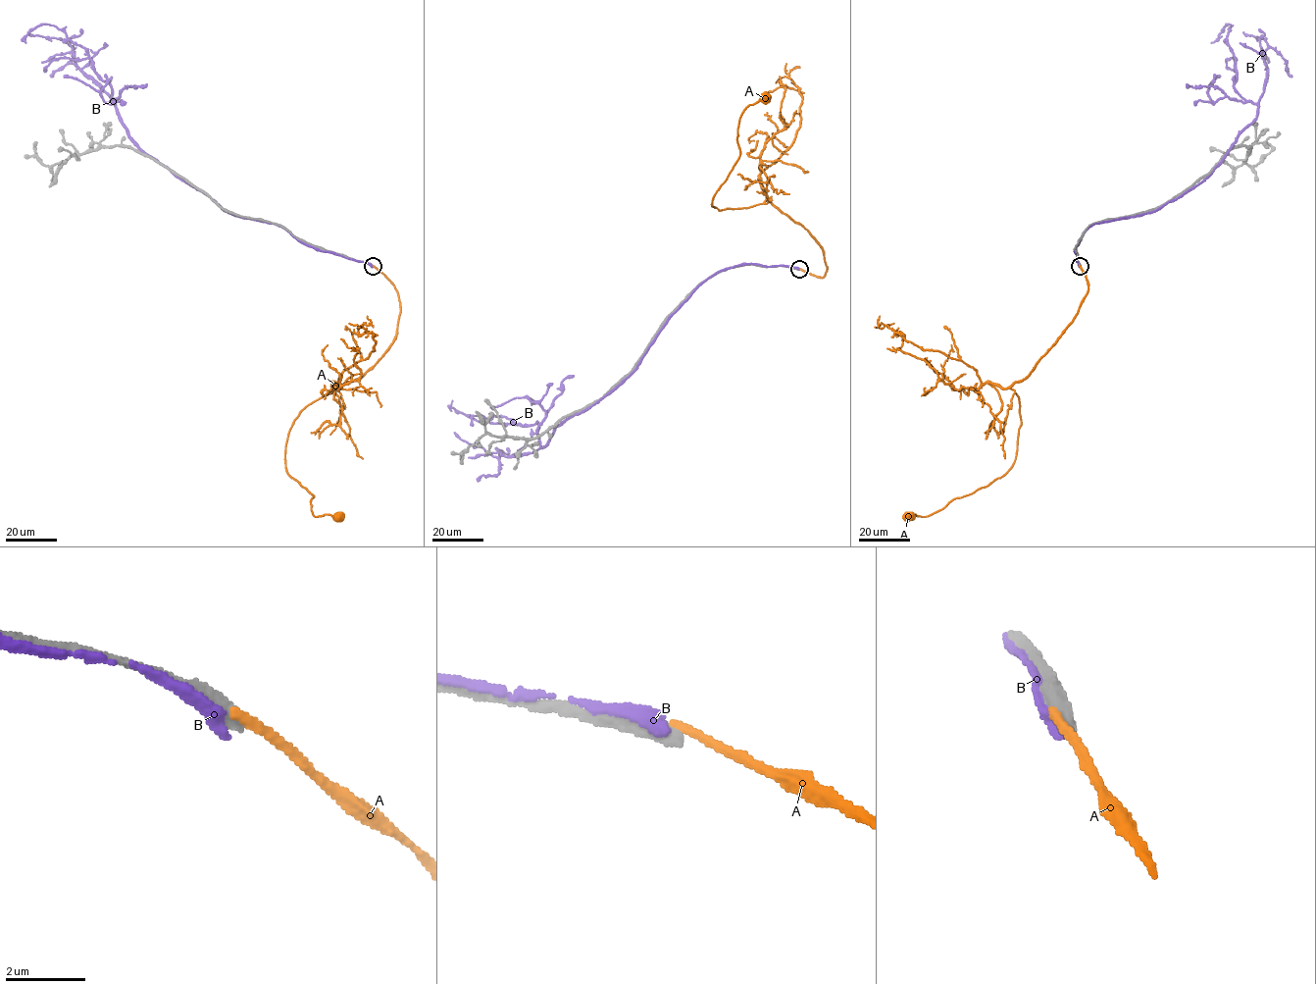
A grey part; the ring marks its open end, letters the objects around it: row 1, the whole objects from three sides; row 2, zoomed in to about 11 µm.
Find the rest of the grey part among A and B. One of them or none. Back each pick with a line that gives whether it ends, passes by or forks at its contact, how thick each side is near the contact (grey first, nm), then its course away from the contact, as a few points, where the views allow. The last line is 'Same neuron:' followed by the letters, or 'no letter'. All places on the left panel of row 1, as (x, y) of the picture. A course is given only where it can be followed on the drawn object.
Same neuron: no letter

